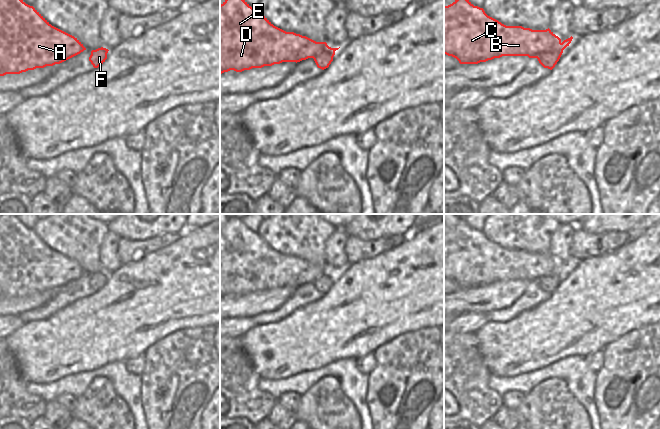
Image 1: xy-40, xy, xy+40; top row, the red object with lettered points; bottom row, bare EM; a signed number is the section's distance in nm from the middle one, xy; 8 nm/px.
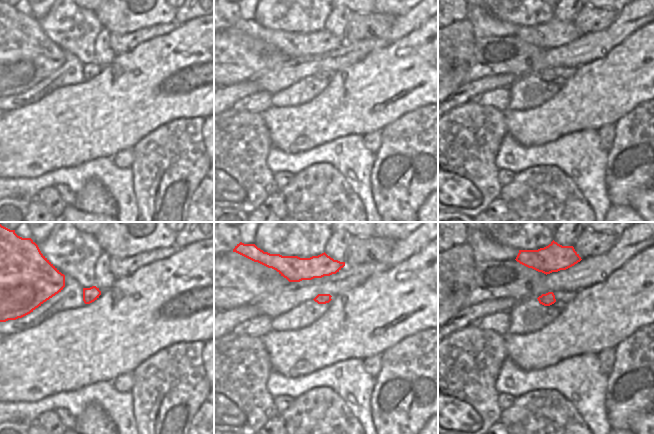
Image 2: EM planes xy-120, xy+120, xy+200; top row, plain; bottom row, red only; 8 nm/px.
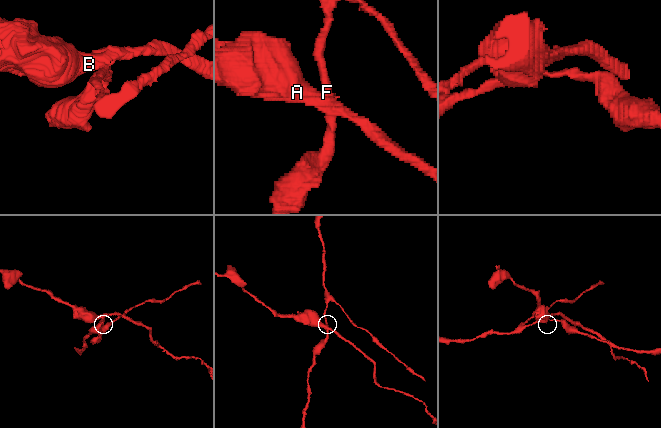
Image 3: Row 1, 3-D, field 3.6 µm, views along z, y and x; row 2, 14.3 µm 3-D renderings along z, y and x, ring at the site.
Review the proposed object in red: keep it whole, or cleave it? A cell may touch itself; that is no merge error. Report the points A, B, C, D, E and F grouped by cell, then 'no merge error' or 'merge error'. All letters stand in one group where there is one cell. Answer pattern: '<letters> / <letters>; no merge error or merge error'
A B C D E / F; merge error

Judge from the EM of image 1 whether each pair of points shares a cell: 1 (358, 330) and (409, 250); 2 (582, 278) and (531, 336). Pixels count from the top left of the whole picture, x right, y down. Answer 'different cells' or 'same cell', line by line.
1: same cell
2: same cell

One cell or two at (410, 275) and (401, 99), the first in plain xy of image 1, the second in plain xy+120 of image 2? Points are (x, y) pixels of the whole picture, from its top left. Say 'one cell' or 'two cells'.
one cell

